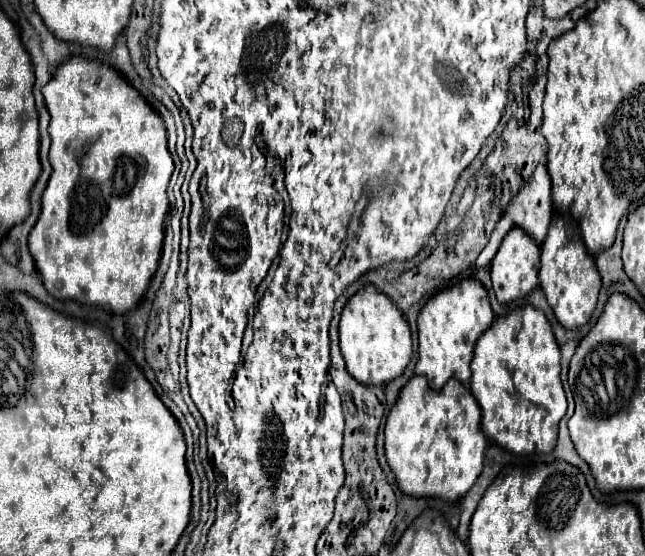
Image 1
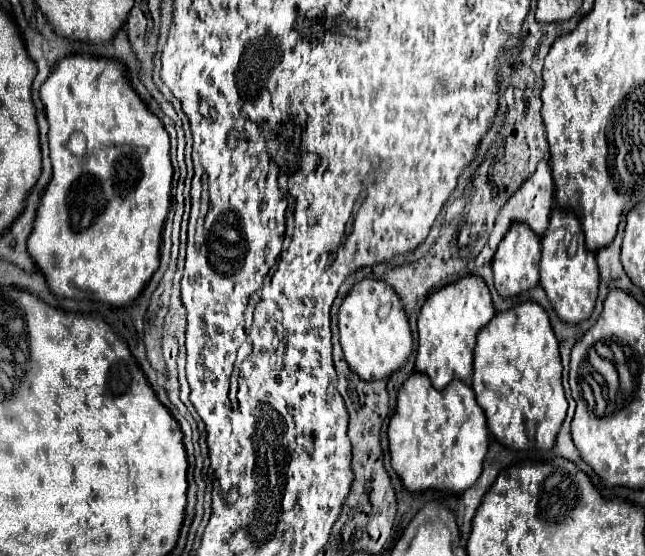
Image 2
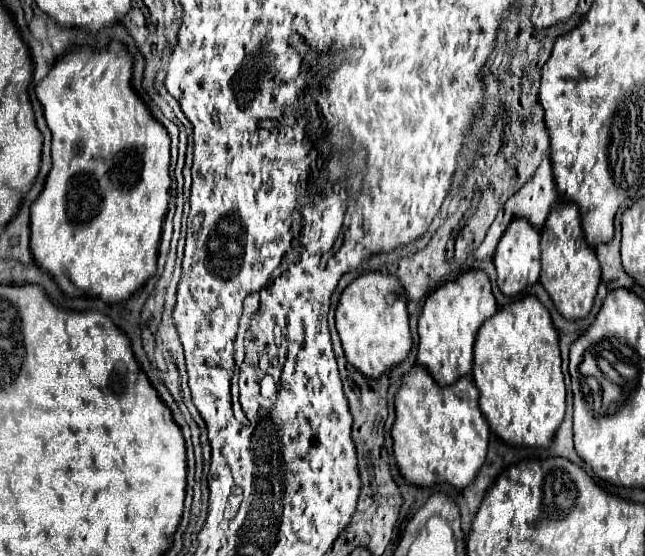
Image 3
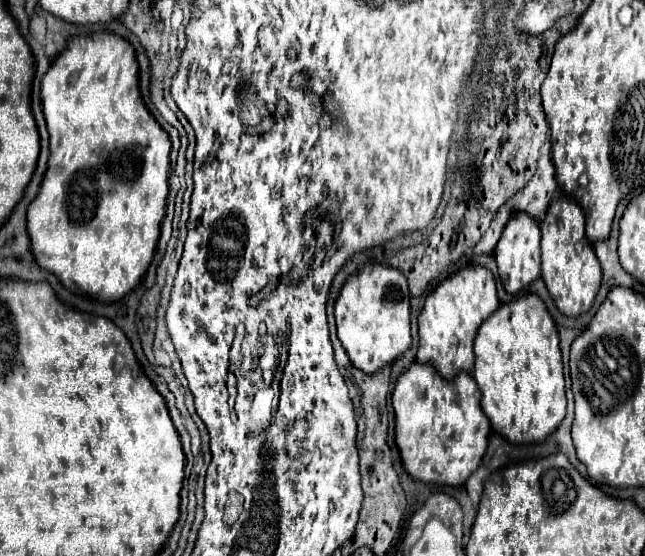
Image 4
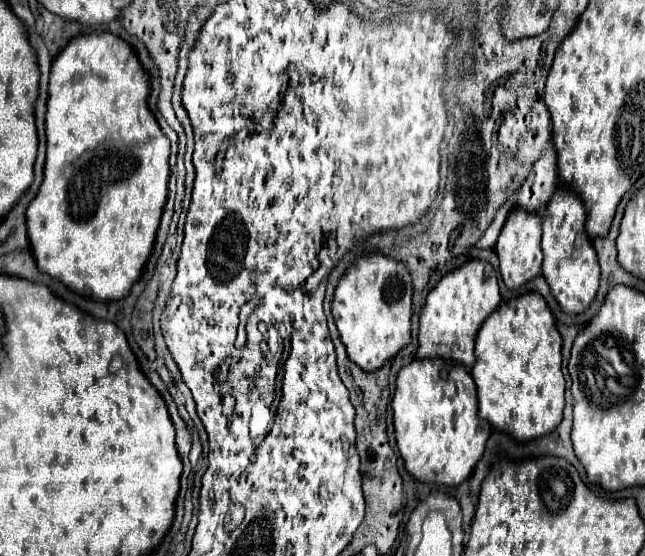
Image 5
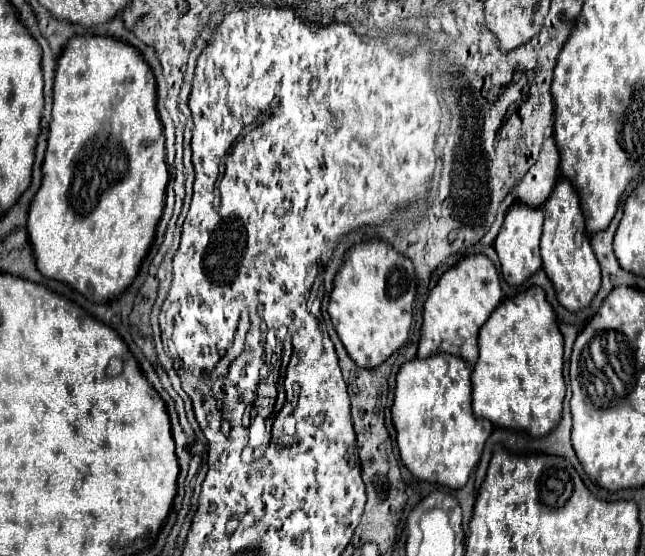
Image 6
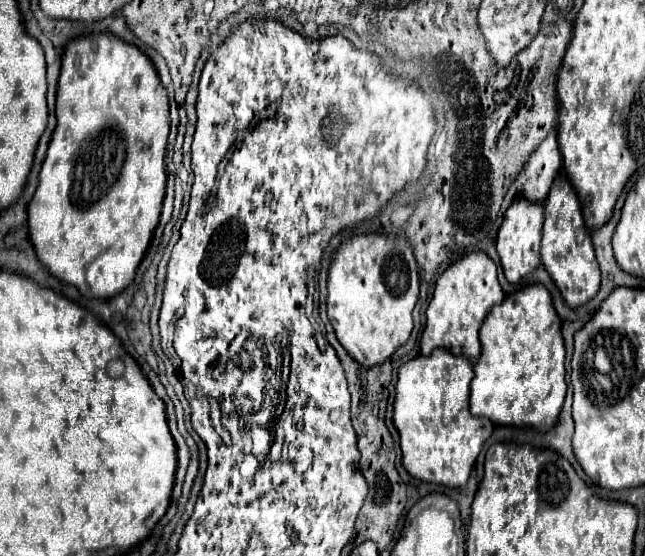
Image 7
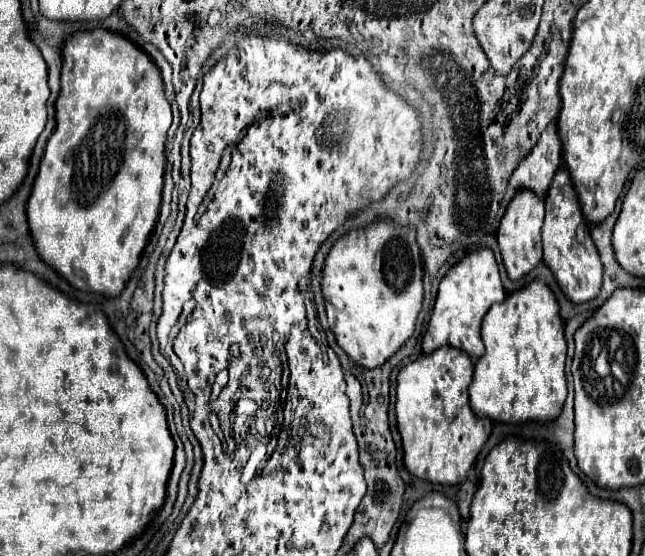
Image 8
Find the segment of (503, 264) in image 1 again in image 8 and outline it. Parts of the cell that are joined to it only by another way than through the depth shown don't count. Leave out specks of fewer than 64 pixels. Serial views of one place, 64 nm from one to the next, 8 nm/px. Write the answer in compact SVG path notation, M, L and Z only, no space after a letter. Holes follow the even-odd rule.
M524 190L518 192L508 204L496 238L510 280L518 280L526 276L542 260L542 240L540 240L542 220L544 220L544 200L534 196L532 192L524 192Z

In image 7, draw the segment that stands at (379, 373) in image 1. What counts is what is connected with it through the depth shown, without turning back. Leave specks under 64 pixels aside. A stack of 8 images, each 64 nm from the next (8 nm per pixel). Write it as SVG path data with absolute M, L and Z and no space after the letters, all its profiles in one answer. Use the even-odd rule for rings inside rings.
M366 234L340 244L328 276L328 318L346 352L360 366L386 362L412 332L412 310L418 302L418 266L402 236Z

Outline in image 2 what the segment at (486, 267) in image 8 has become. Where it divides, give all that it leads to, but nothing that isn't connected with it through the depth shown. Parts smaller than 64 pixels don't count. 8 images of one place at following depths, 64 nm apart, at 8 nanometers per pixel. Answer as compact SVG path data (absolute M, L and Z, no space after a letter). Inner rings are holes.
M464 276L454 284L436 290L418 314L418 356L416 372L430 378L432 386L442 390L450 380L472 376L472 352L476 334L494 318L494 306L488 286L478 276Z

